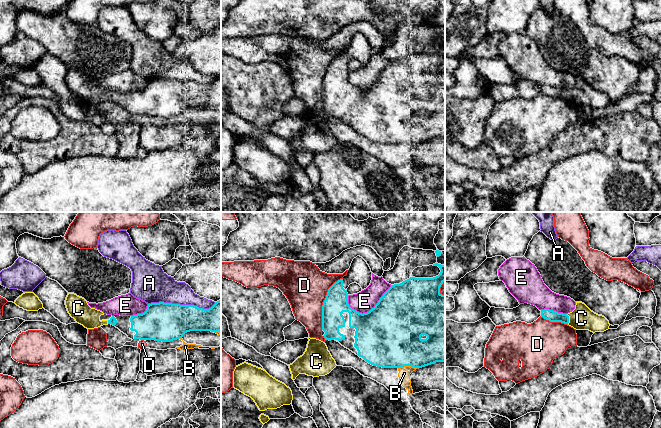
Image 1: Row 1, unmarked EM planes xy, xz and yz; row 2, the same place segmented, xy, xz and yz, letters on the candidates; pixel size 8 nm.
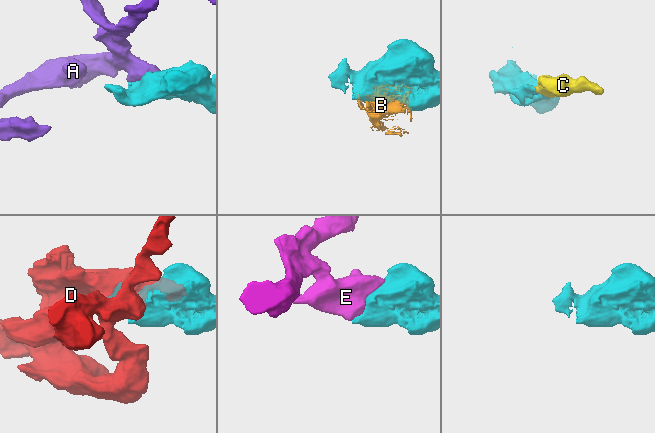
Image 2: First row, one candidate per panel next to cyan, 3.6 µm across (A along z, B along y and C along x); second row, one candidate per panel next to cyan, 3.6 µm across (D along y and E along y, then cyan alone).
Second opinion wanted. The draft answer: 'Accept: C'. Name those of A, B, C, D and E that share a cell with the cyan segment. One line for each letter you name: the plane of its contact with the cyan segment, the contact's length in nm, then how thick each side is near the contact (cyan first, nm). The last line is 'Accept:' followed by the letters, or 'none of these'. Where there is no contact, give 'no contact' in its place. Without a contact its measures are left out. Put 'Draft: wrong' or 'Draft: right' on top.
Draft: right
C: meets cyan in yz; contact 90 nm long; 90 nm thick on the cyan side, 190 nm on the other
Accept: C

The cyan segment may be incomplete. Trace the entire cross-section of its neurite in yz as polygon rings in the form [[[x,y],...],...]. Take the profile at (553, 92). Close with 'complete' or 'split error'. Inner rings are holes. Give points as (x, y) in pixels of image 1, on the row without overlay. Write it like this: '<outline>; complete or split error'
[[[576,78],[575,85],[568,90],[549,85],[541,86],[541,93],[550,98],[561,98],[576,106],[589,106],[593,109],[604,108],[610,102],[604,92],[594,89],[582,78]]]; split error

